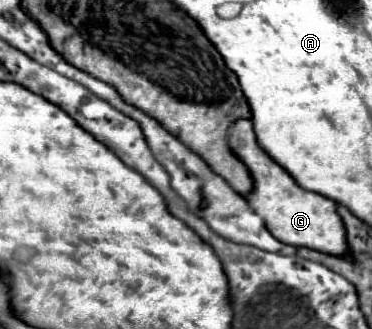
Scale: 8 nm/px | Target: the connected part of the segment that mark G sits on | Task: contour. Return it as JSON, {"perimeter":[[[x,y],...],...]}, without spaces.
{"perimeter":[[[237,120],[233,124],[231,132],[231,150],[239,156],[239,160],[251,170],[255,190],[247,198],[253,212],[257,212],[269,232],[277,236],[277,240],[291,244],[291,246],[305,246],[323,254],[335,254],[341,258],[341,254],[349,254],[349,244],[345,242],[345,228],[337,214],[337,204],[317,192],[303,190],[293,176],[283,170],[257,142],[257,136],[253,132],[253,124],[249,120]]]}

